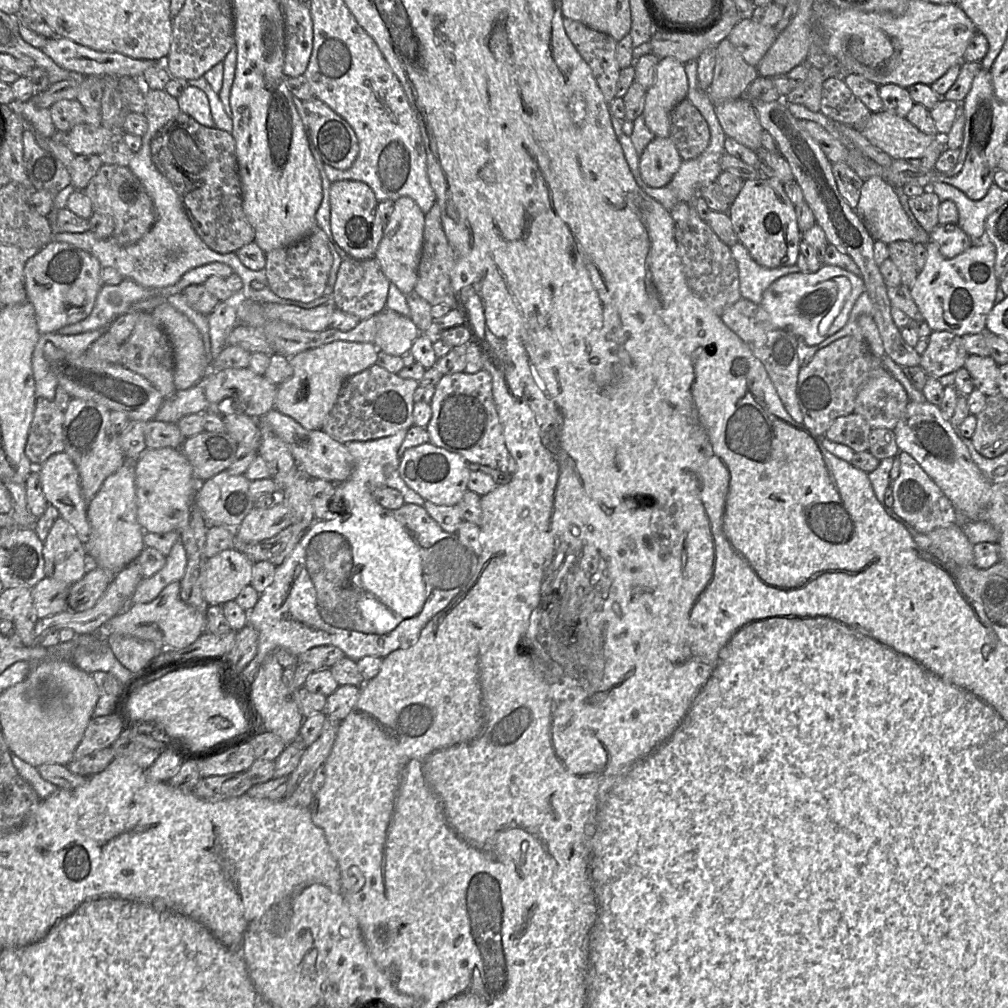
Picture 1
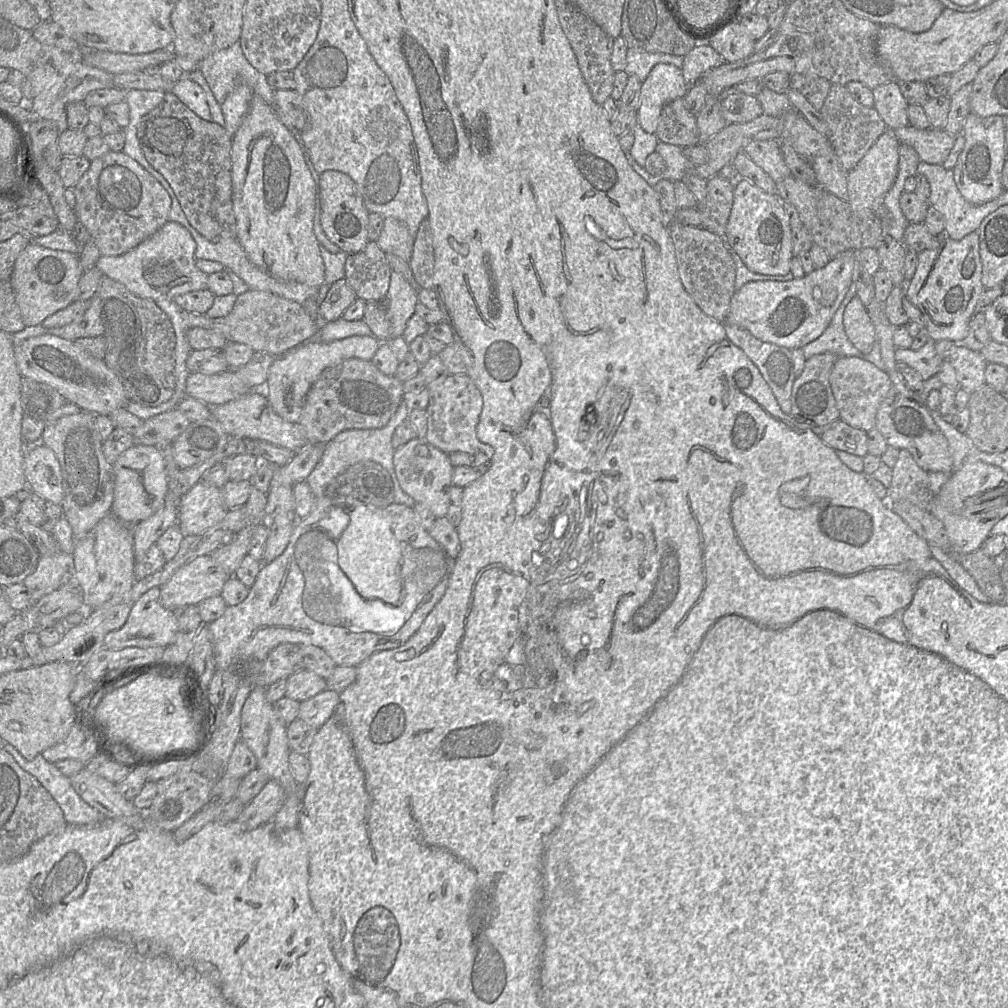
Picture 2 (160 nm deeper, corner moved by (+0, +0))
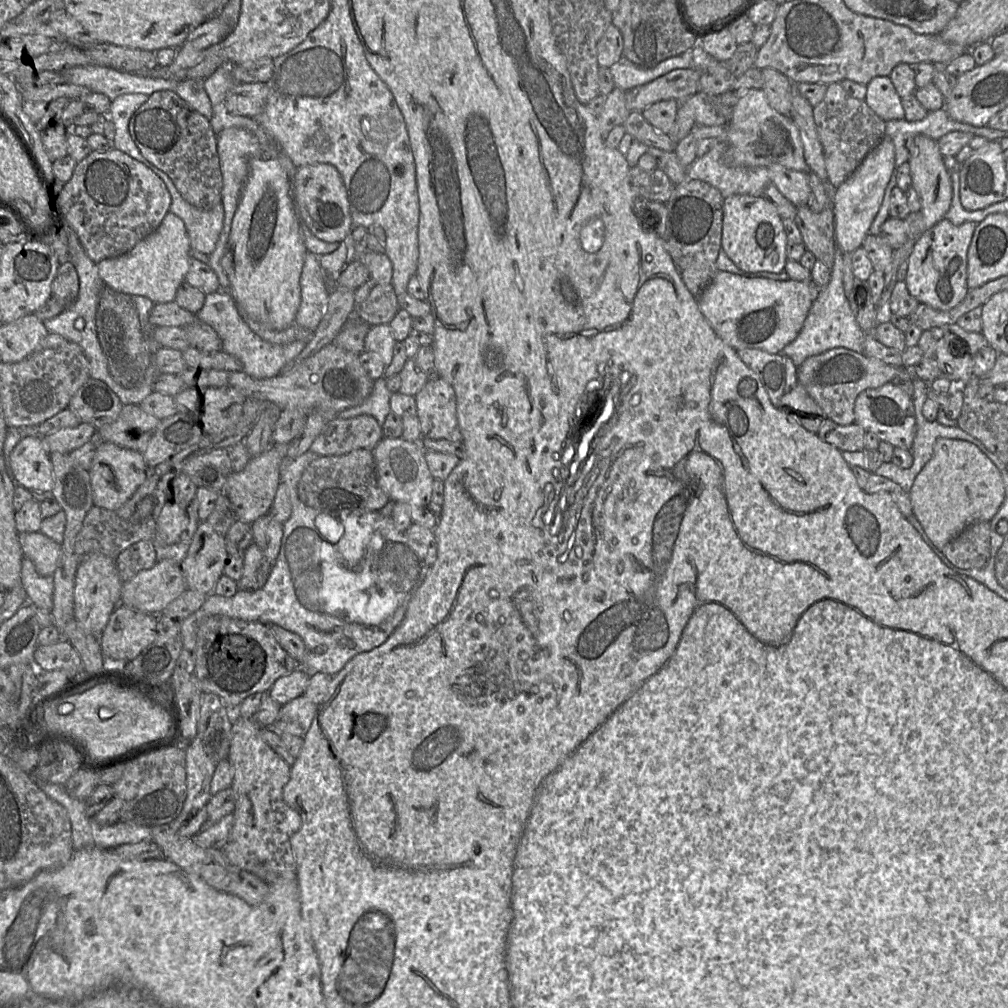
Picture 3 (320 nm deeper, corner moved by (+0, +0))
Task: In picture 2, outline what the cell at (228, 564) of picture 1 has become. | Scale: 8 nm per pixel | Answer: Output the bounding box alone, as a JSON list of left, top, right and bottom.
[160,554,230,609]

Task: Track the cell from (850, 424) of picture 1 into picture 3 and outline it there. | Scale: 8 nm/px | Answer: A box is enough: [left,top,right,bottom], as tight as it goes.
[817,419,866,452]

